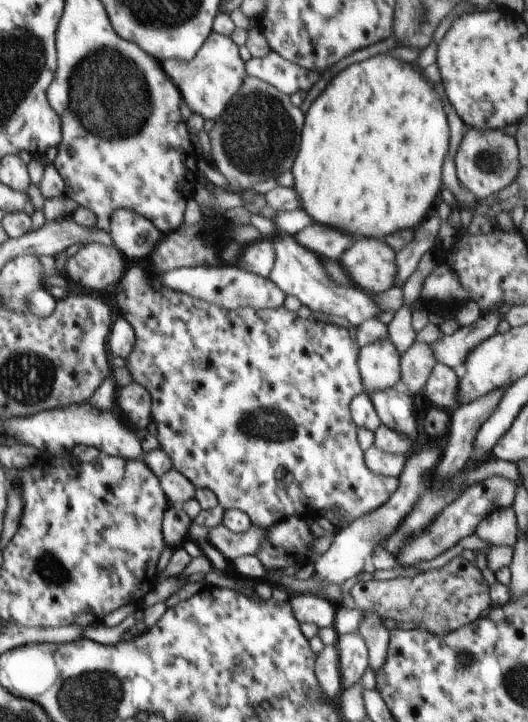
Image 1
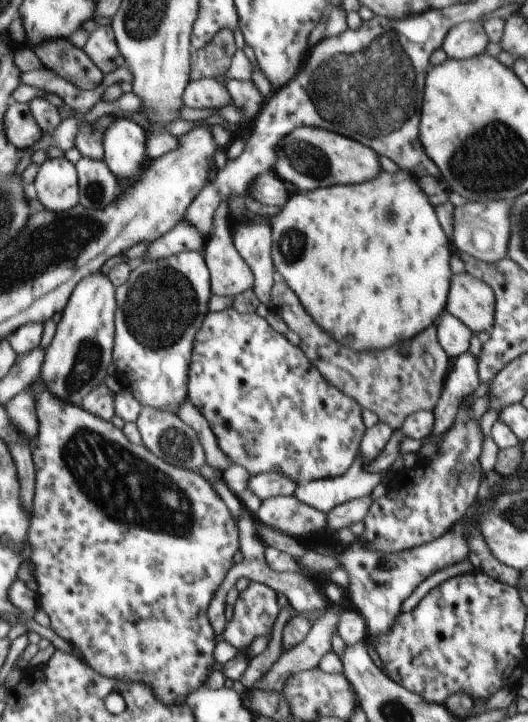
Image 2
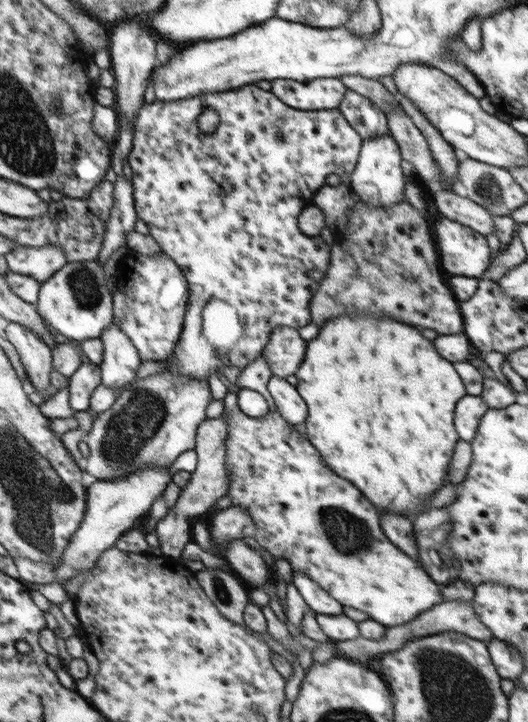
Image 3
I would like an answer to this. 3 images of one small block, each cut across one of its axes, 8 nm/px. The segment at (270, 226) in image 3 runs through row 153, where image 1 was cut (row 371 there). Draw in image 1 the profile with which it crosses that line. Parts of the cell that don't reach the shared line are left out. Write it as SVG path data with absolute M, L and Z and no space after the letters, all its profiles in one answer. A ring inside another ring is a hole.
M134 263L132 268L128 268L120 284L114 286L111 292L115 297L114 302L122 311L122 316L132 325L135 332L134 346L126 359L125 366L132 380L144 386L151 396L151 418L156 426L157 439L161 449L172 461L174 469L186 476L198 489L212 490L219 504L225 509L244 511L253 524L262 530L268 530L269 526L276 524L280 519L286 520L288 516L296 514L318 520L328 510L342 512L340 516L344 516L342 522L344 527L347 527L360 516L376 510L390 500L390 496L398 490L398 478L376 476L366 468L364 451L357 439L359 427L350 414L350 403L364 391L364 385L357 361L359 346L352 340L347 328L326 324L313 318L300 318L297 312L287 310L283 306L264 310L250 307L228 310L218 304L210 304L200 298L188 296L184 292L174 292L163 285L160 289L154 289L149 283L150 279L151 277Z

